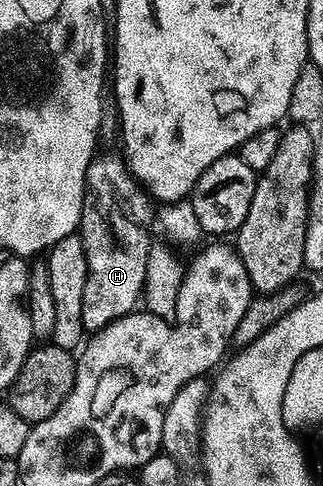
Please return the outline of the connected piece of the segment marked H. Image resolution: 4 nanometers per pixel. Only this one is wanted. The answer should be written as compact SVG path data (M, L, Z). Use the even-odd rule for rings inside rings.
M99 162L89 167L87 183L91 191L93 188L100 196L89 195L86 207L80 211L89 270L82 294L82 322L88 330L101 330L128 315L137 307L136 299L139 301L145 291L150 242L144 236L136 240L136 228L132 225L136 212L126 197L116 196L116 184L123 180L123 174L116 168L107 168Z

